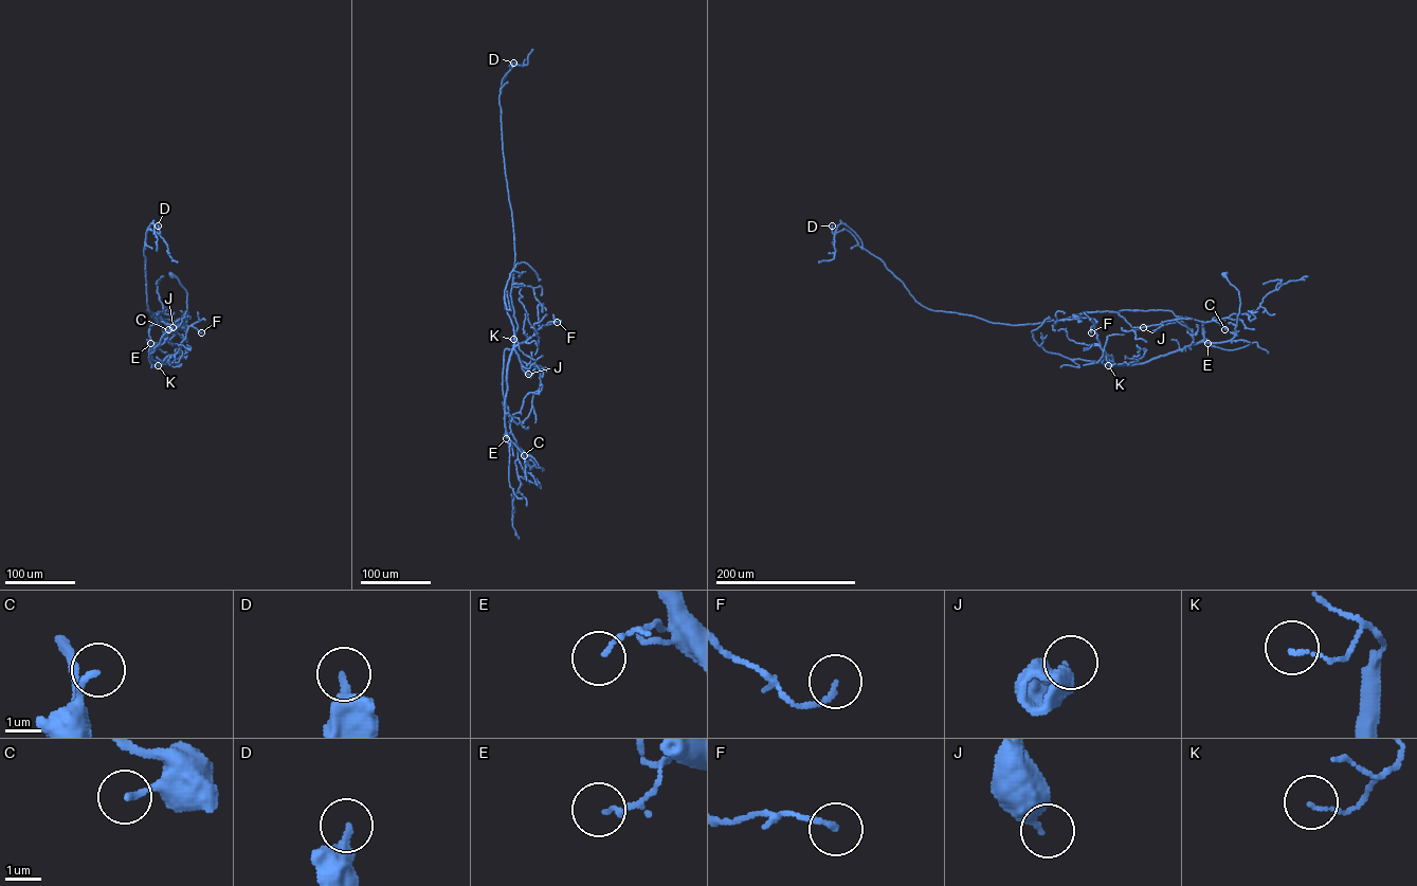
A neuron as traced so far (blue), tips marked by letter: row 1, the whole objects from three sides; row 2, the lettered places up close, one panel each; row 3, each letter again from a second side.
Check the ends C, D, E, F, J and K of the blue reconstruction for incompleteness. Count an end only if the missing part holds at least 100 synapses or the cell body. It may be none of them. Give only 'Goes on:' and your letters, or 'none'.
Goes on: none

